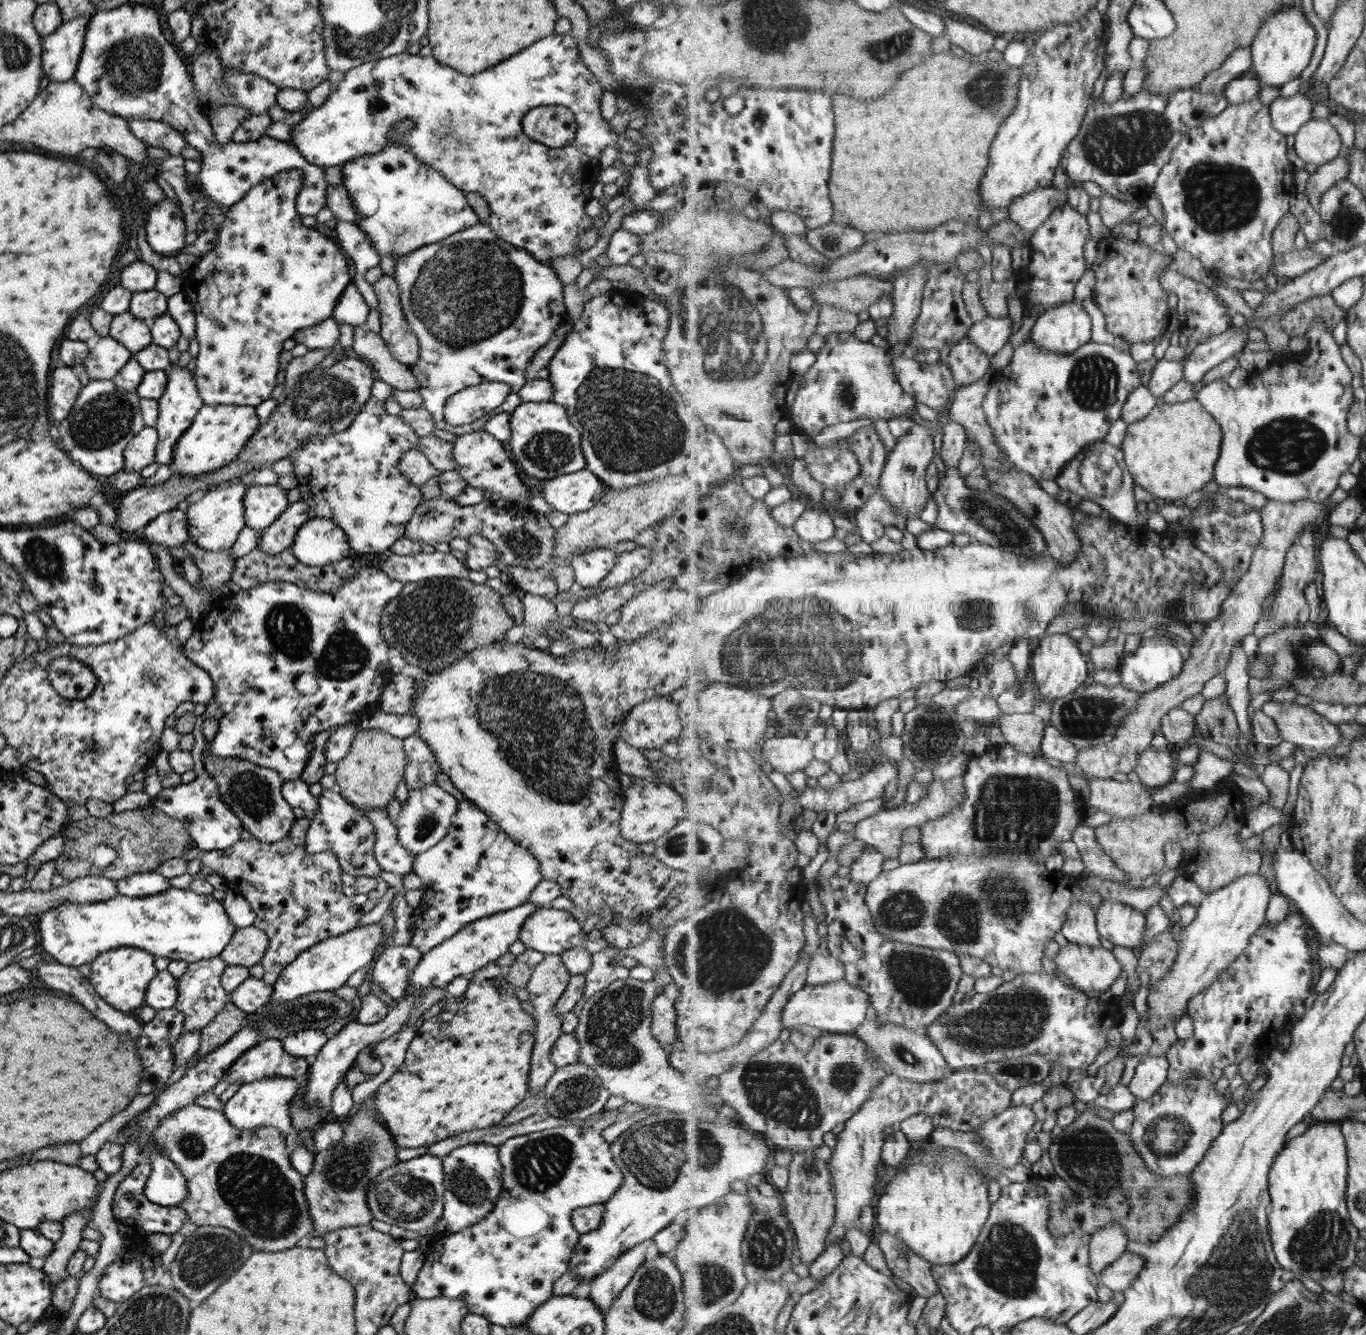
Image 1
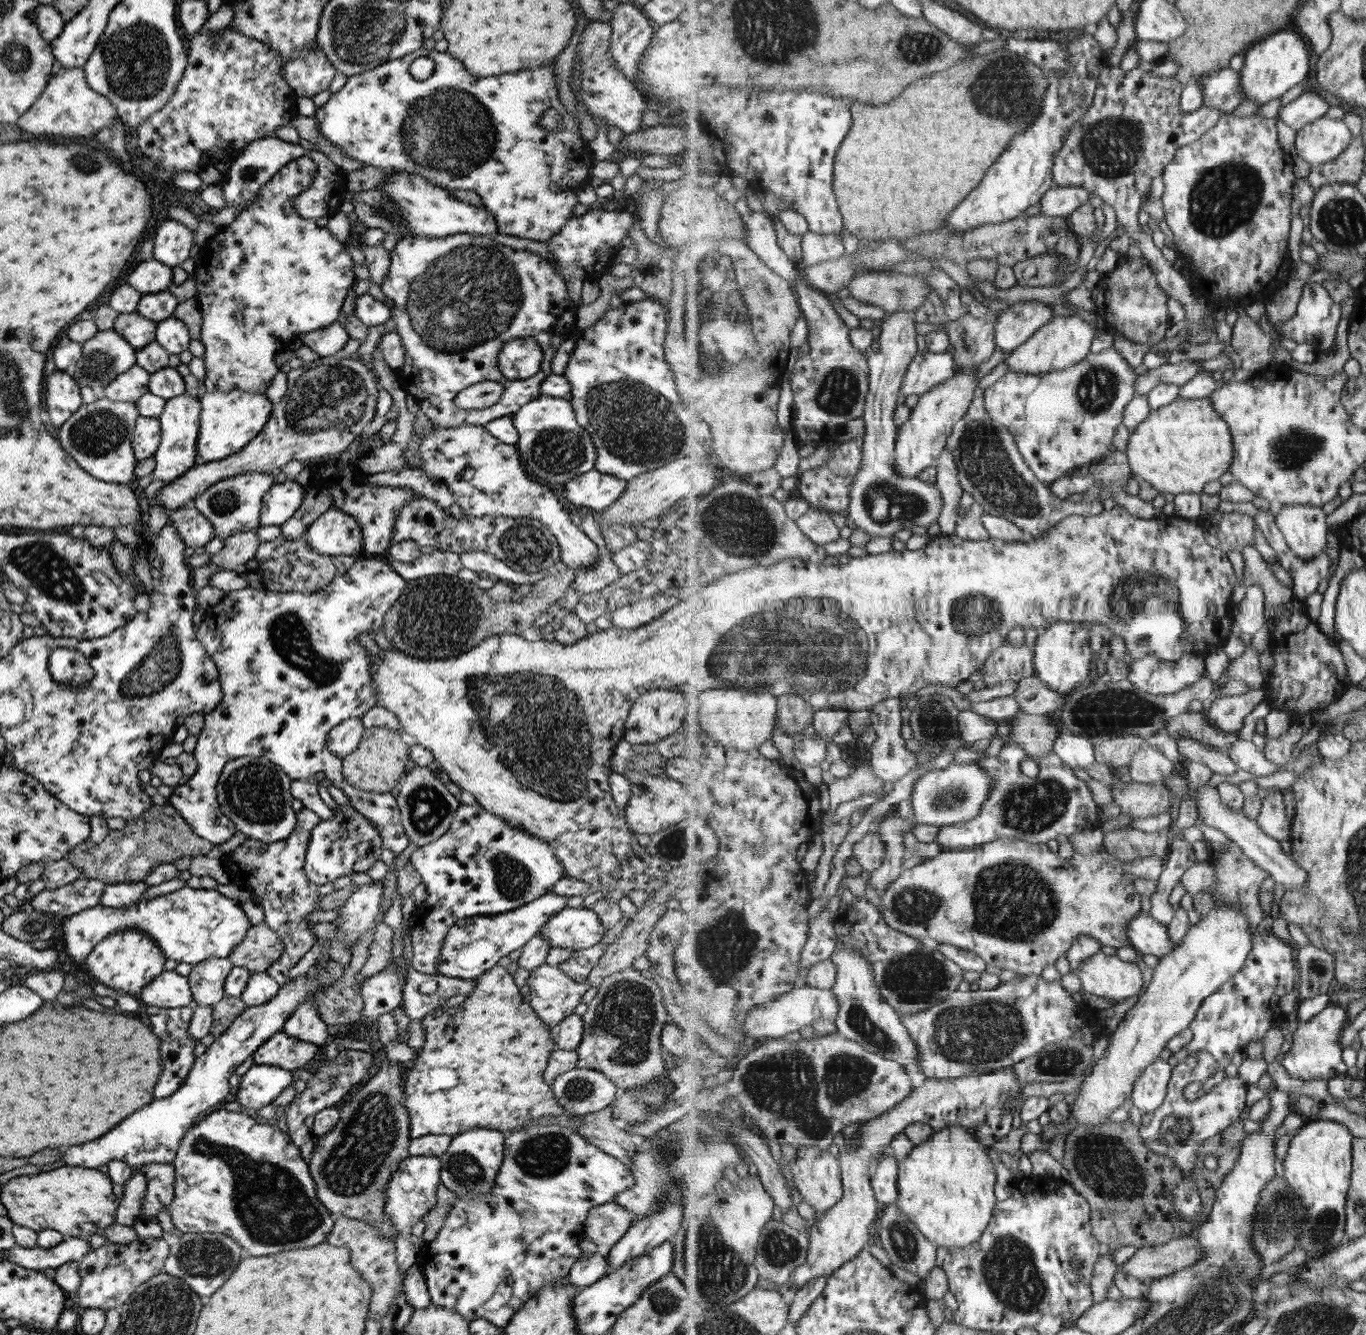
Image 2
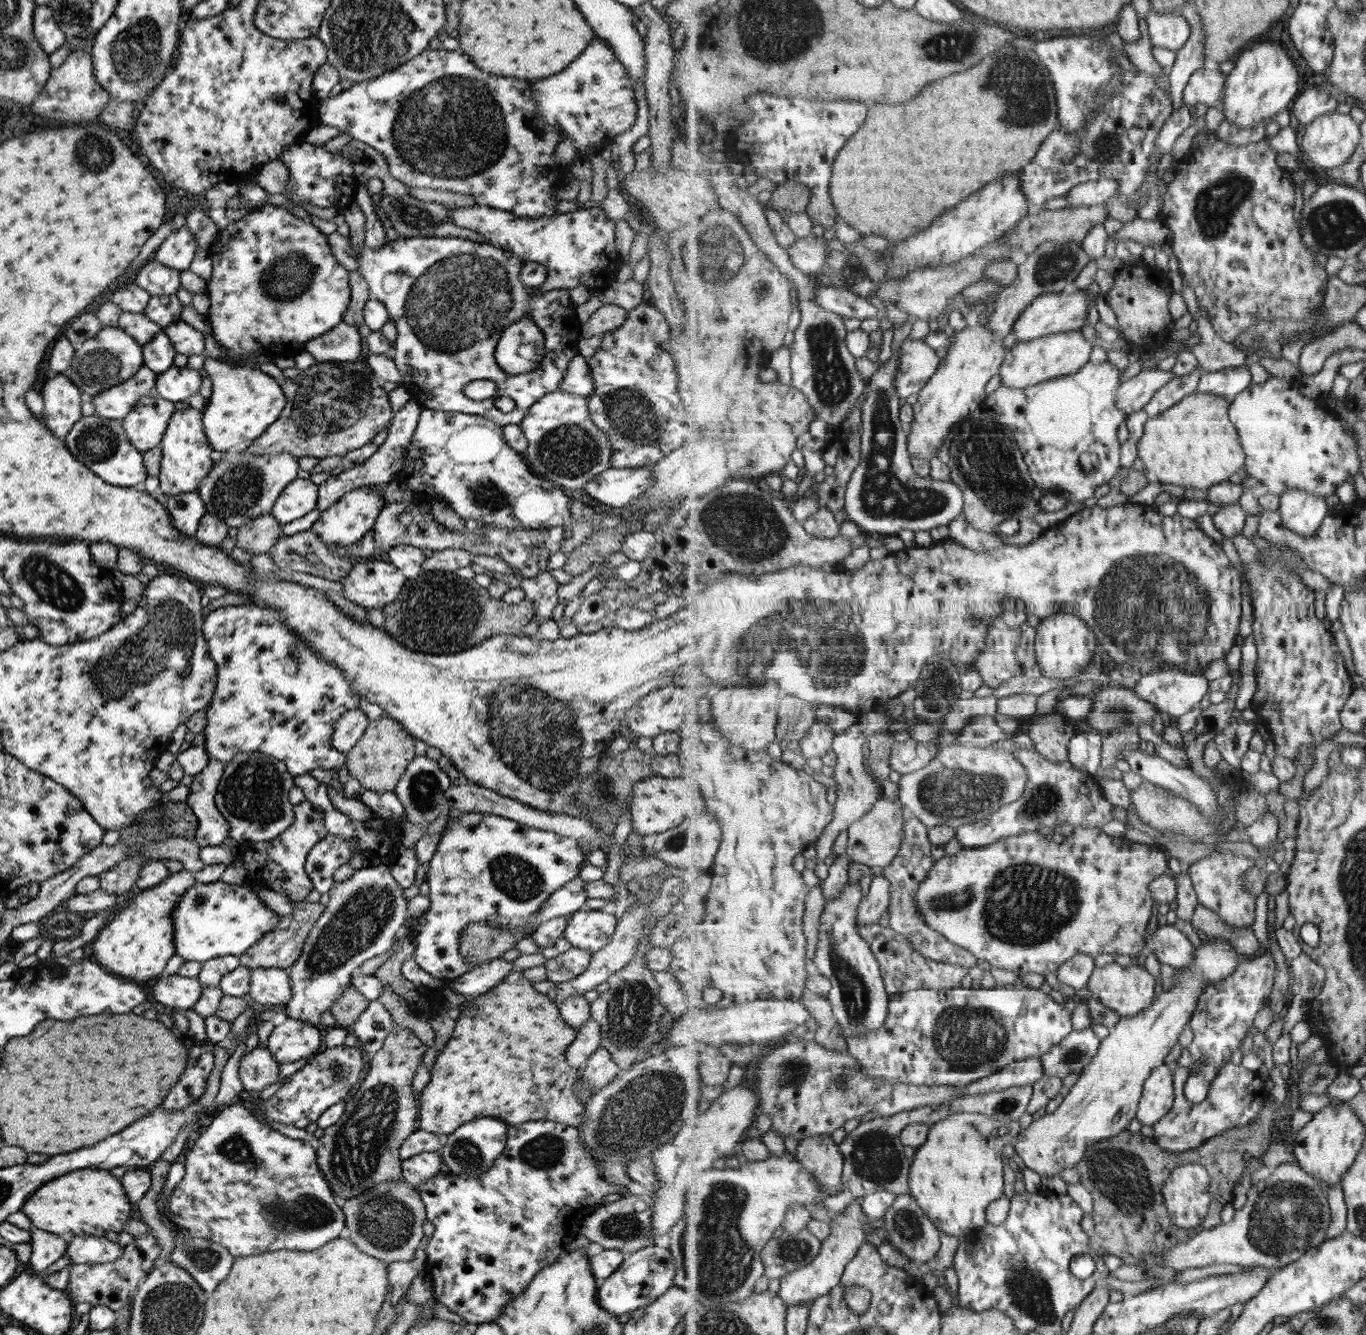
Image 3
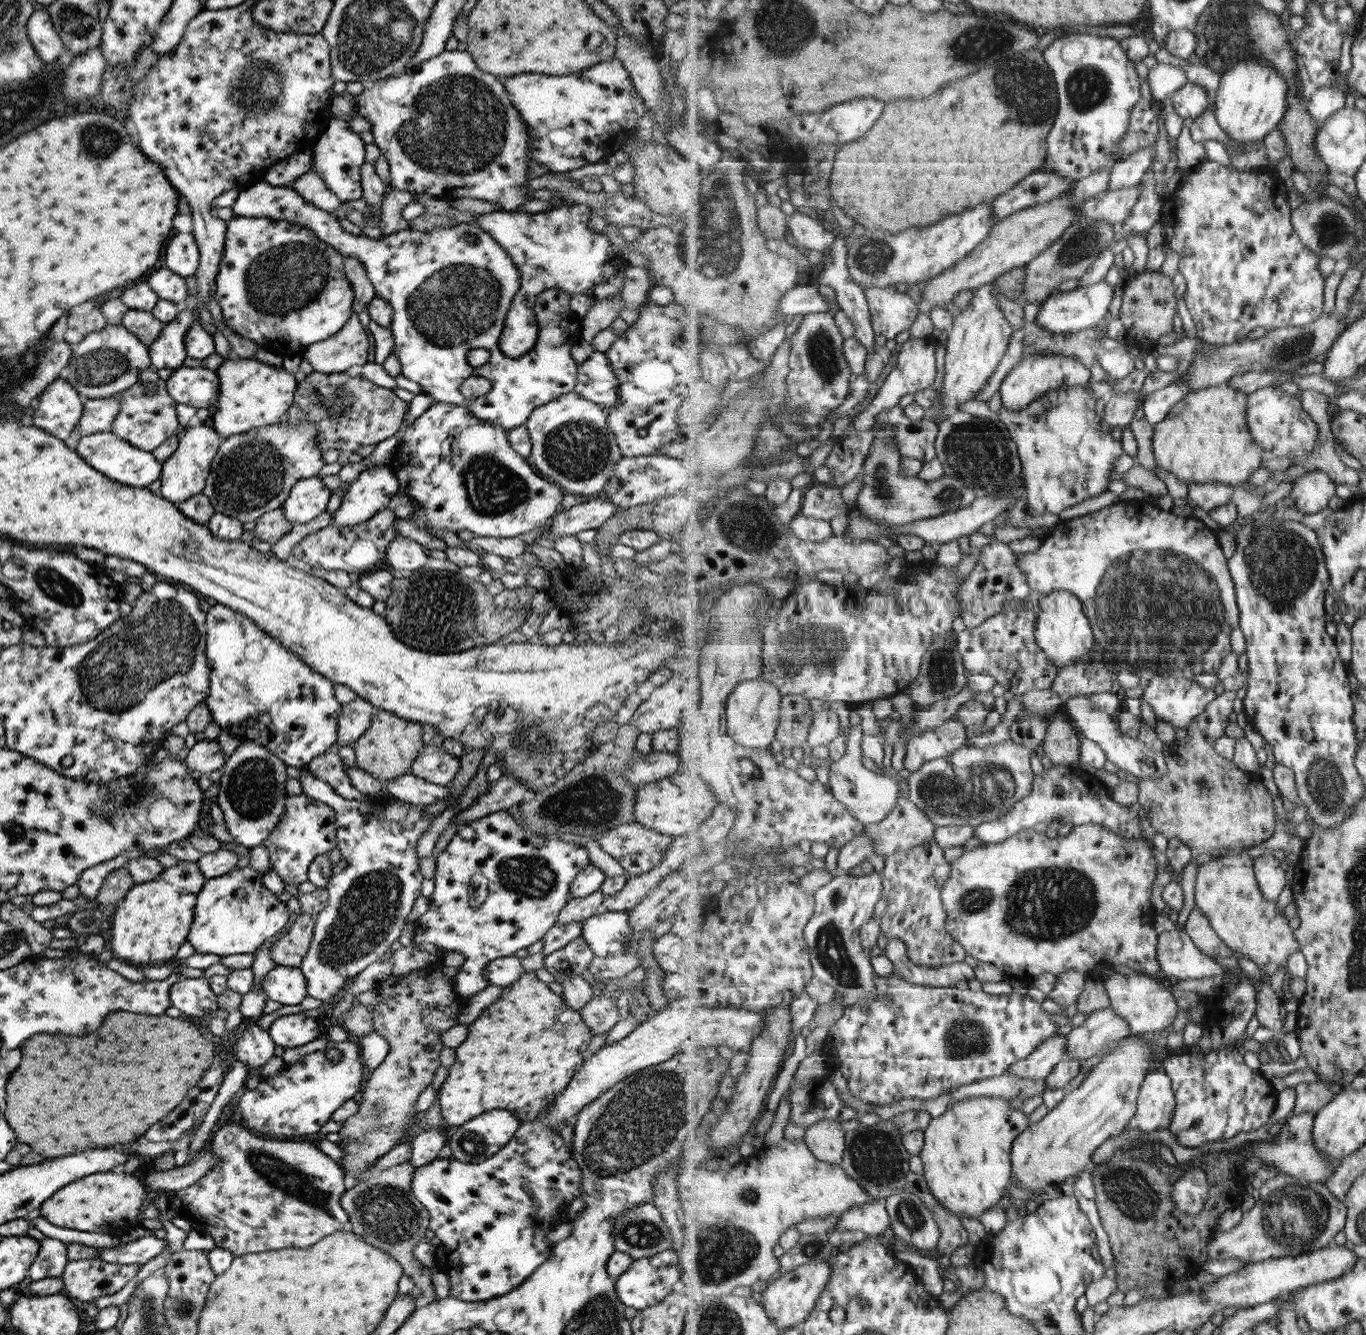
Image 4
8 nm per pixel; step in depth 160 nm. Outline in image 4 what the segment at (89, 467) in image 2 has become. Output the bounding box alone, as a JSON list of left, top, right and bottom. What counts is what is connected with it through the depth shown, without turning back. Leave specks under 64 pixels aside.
[75,431,161,488]

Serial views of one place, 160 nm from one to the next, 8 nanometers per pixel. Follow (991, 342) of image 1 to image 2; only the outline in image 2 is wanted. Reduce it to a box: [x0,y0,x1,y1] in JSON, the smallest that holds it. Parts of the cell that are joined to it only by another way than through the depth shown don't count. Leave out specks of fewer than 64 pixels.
[994,300,1053,353]

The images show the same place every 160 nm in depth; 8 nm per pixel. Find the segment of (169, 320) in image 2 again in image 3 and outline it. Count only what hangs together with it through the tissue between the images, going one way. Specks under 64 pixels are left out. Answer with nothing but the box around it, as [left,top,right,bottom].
[160,320,203,356]

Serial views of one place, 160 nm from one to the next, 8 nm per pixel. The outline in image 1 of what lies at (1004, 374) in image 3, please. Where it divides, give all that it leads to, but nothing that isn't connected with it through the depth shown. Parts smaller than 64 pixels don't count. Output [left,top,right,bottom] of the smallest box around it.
[1031,298,1091,353]

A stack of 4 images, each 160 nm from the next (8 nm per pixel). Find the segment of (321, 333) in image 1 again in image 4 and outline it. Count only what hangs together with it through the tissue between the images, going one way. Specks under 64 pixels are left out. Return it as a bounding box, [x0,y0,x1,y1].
[301,315,369,372]

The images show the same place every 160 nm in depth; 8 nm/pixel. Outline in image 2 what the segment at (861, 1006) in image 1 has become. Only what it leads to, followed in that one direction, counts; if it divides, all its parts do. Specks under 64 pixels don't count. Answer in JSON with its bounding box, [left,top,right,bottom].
[739,984,839,1040]

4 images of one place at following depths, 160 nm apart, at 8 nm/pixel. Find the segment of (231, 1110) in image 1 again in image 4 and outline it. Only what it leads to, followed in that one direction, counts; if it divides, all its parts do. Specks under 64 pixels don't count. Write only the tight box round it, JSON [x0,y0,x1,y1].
[234,1018,274,1077]

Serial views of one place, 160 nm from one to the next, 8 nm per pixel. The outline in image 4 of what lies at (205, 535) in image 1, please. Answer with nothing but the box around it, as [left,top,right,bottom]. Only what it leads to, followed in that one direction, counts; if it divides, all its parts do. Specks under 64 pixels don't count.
[200,422,325,523]

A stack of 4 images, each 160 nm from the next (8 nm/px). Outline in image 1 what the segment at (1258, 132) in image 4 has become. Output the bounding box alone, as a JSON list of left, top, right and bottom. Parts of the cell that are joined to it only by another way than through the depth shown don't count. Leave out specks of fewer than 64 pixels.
[1251,6,1317,87]

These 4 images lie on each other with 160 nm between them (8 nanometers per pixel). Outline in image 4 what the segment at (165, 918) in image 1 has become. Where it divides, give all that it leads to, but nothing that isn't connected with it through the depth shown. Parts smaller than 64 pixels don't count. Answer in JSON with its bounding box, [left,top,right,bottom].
[185,866,290,957]

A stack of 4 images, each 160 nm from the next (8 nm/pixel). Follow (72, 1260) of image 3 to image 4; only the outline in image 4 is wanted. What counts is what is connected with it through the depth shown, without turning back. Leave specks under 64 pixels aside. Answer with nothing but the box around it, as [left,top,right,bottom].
[95,1236,165,1266]

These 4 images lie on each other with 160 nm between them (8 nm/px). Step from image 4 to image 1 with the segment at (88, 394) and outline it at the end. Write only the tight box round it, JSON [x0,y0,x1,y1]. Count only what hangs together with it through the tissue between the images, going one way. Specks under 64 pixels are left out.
[81,335,132,380]

